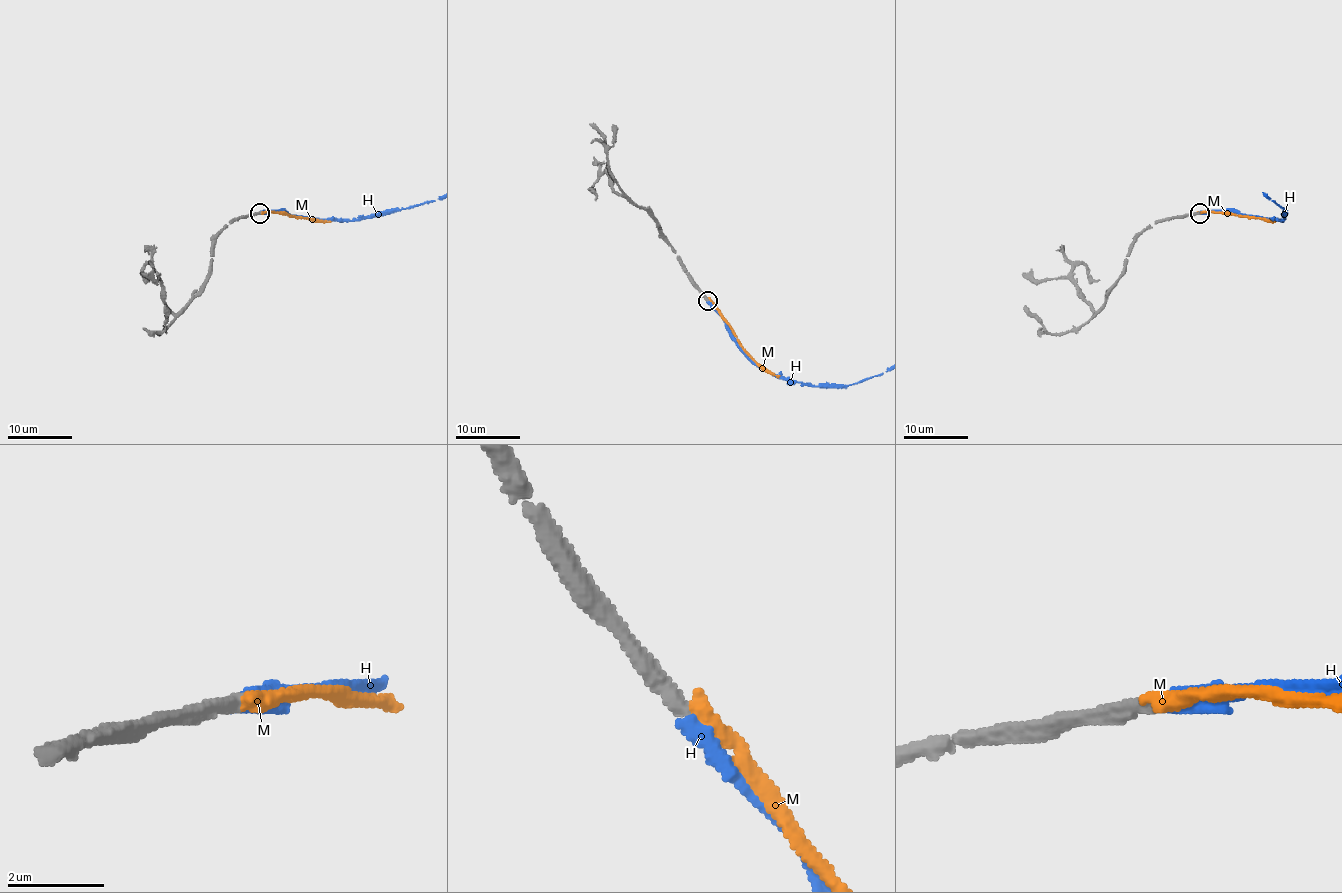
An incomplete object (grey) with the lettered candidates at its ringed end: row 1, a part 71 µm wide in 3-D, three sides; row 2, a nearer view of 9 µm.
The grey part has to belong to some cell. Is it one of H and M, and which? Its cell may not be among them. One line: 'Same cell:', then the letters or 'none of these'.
Same cell: H

